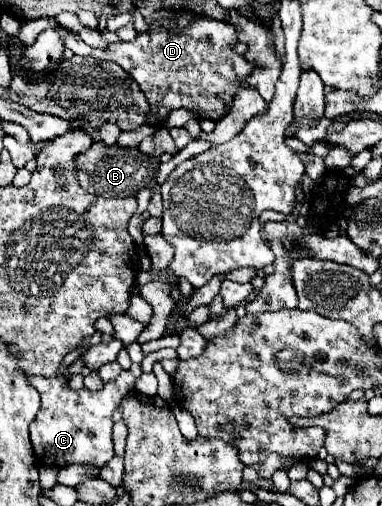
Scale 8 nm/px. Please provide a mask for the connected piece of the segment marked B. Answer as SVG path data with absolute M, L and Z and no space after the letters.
M98 141L84 155L76 159L76 167L78 167L80 187L92 195L134 197L140 189L160 191L160 185L156 181L160 159L156 155L142 153L138 147L120 147L120 145L108 147L102 141Z

